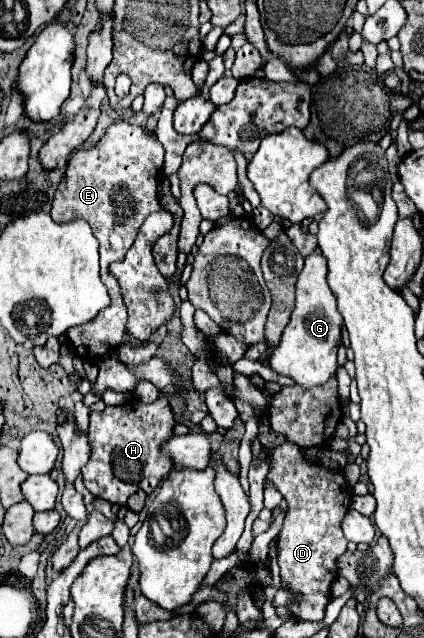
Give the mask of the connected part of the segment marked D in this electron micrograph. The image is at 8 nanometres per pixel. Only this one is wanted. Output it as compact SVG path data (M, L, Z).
M283 442L273 450L271 470L265 482L273 484L275 490L279 490L287 500L283 530L277 538L277 562L281 584L287 584L291 594L301 594L301 604L287 604L287 608L299 620L321 622L329 602L329 586L337 578L335 562L347 550L341 520L351 504L351 488L343 472L309 462L301 448L291 442Z

